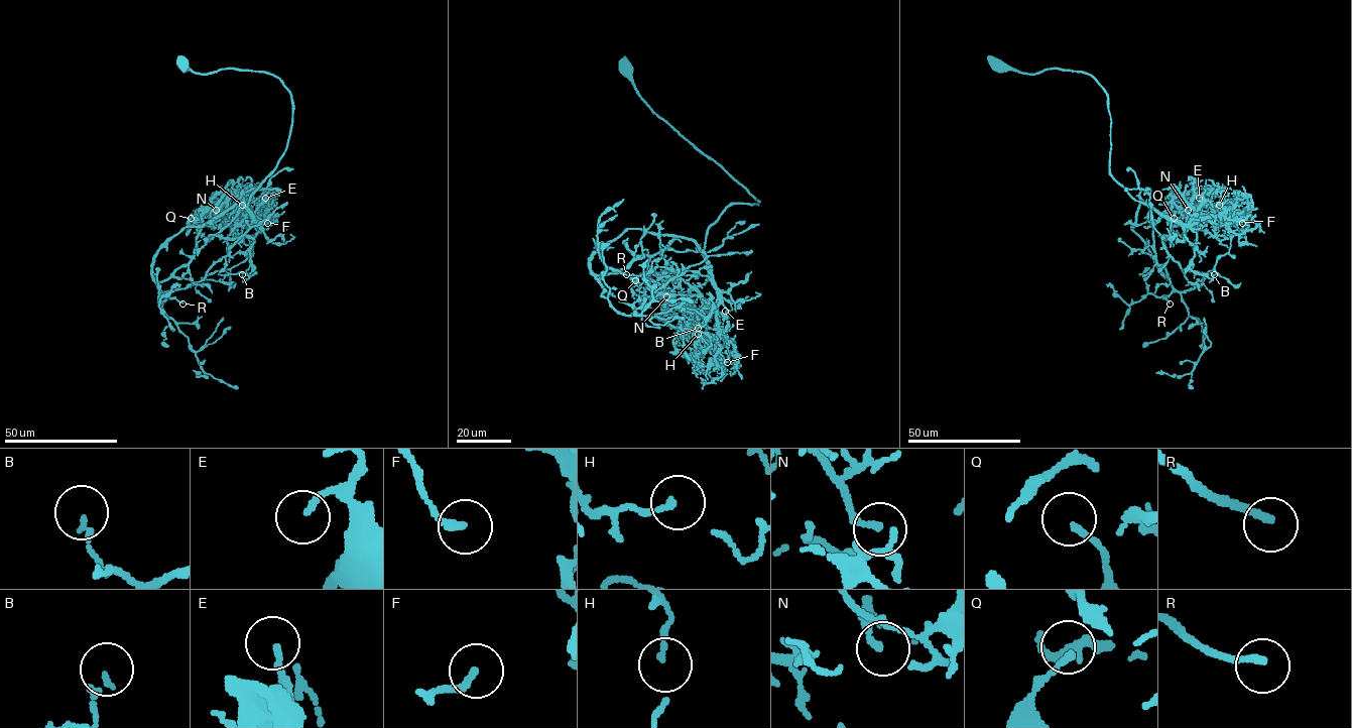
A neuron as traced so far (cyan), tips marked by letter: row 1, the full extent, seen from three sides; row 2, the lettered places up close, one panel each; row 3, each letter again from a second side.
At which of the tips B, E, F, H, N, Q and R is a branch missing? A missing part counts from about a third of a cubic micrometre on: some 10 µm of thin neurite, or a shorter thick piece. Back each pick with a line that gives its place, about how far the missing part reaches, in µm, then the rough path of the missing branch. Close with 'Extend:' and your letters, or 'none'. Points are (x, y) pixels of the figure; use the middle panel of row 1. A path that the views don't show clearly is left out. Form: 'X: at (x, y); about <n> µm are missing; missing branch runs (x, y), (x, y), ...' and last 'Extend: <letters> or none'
R: at (626, 274); about 20 µm are missing
Extend: R

